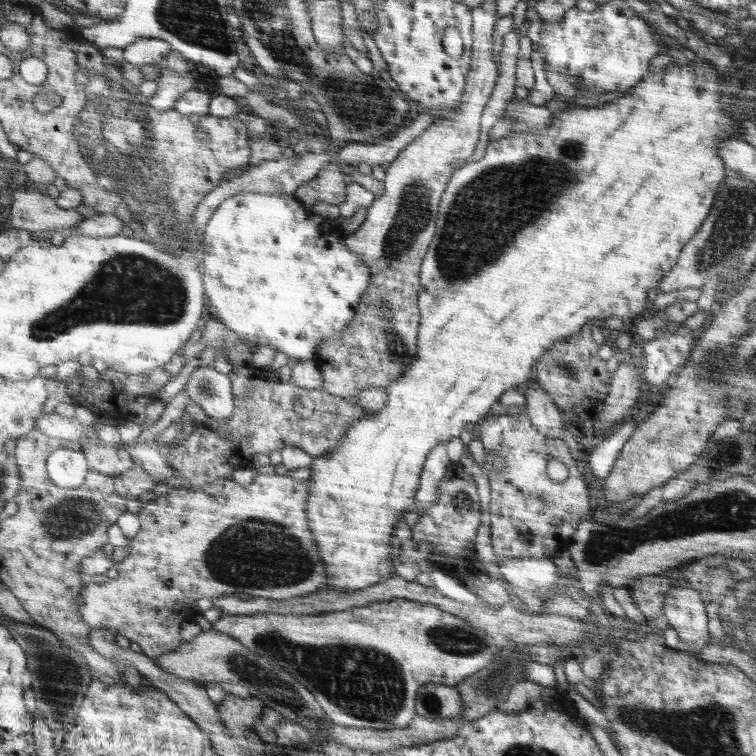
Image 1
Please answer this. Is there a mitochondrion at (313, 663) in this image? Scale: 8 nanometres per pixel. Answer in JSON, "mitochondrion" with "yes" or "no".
{"mitochondrion":"yes"}

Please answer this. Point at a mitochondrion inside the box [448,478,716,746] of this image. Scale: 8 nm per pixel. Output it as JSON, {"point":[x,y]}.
{"point":[490,683]}

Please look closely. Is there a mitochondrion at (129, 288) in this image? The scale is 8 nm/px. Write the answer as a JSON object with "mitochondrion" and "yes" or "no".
{"mitochondrion":"yes"}

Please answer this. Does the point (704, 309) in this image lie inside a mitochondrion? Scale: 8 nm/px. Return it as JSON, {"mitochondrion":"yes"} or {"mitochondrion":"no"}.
{"mitochondrion":"no"}

